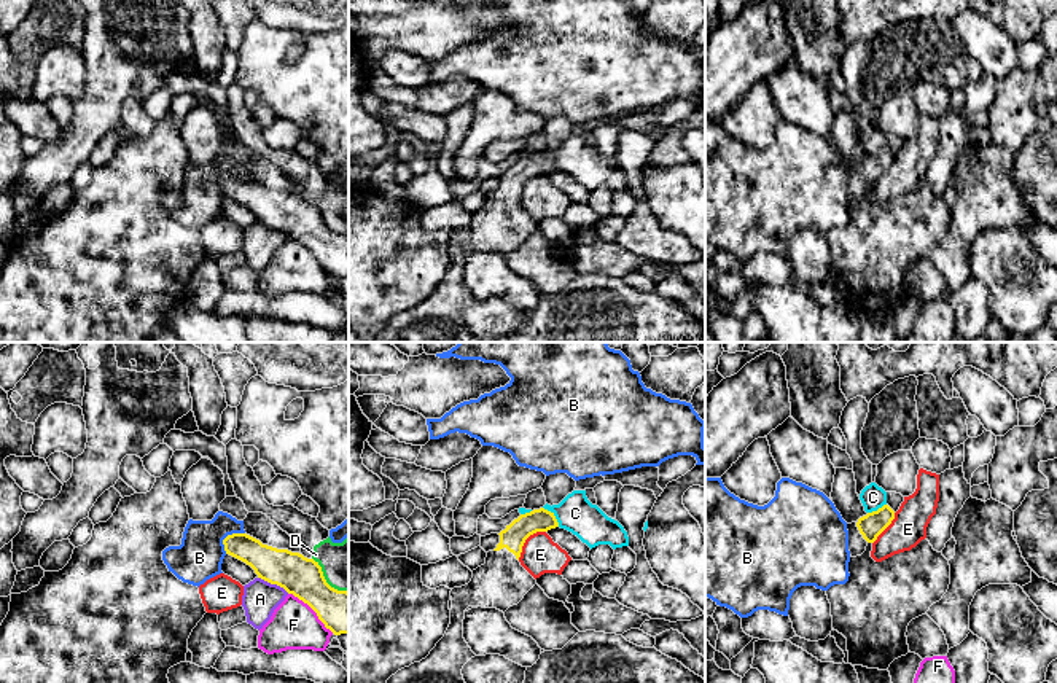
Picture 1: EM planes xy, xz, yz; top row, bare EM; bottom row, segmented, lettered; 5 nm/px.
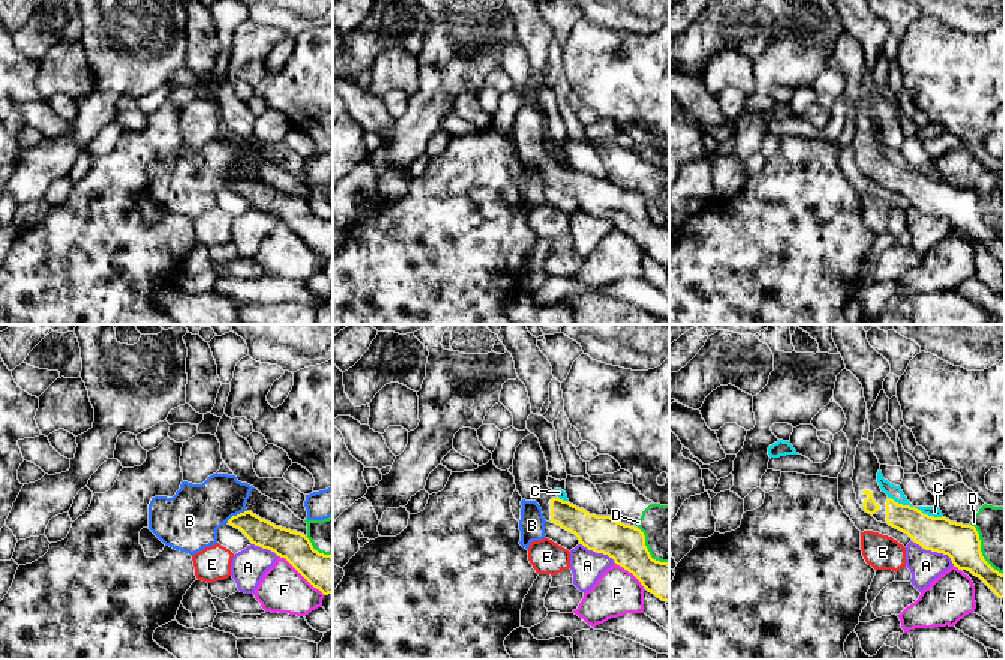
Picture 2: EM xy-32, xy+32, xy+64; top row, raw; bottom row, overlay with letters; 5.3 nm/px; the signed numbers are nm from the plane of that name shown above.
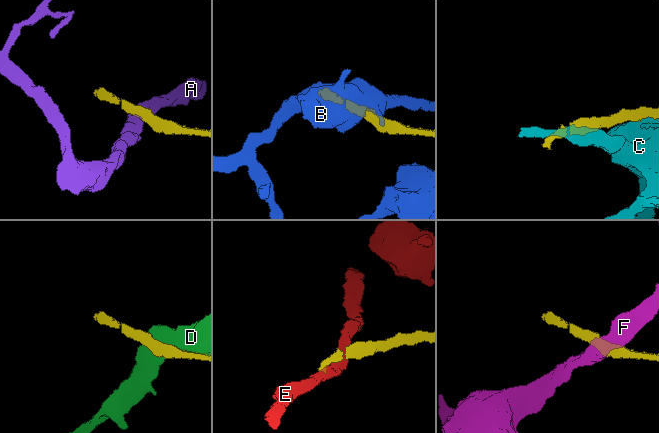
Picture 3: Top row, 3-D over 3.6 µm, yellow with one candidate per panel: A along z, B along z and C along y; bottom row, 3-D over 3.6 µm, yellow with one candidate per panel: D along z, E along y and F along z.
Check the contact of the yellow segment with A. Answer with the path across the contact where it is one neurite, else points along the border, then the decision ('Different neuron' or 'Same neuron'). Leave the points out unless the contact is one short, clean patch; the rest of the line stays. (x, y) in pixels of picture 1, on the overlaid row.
Boundary: xy (258, 577), (282, 586), (288, 593). Different neuron

